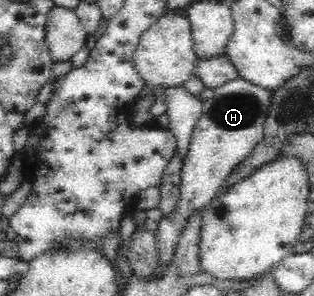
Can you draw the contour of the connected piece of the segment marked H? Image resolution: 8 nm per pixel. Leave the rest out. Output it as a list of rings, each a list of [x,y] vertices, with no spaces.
[[[239,76],[237,79],[225,82],[214,89],[213,97],[207,99],[202,105],[202,114],[191,135],[191,145],[189,145],[189,157],[185,161],[182,169],[181,181],[181,201],[177,215],[171,219],[162,218],[159,221],[159,232],[157,233],[157,246],[161,252],[161,271],[157,273],[157,279],[166,266],[166,261],[170,258],[177,243],[179,232],[184,224],[184,219],[192,212],[193,208],[203,208],[222,191],[222,183],[227,179],[229,173],[236,165],[247,157],[247,154],[263,139],[264,123],[267,119],[269,109],[273,101],[271,90]]]

